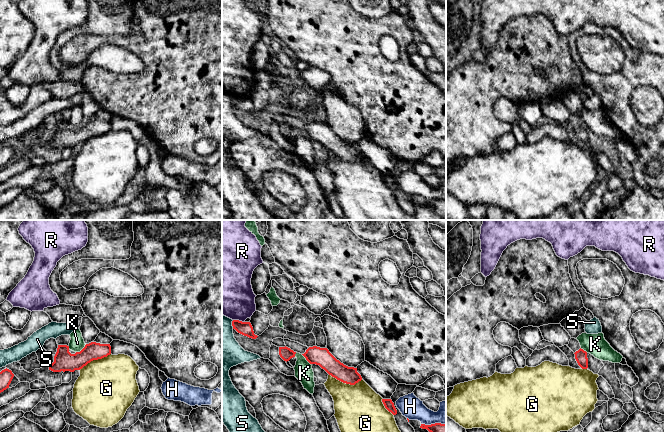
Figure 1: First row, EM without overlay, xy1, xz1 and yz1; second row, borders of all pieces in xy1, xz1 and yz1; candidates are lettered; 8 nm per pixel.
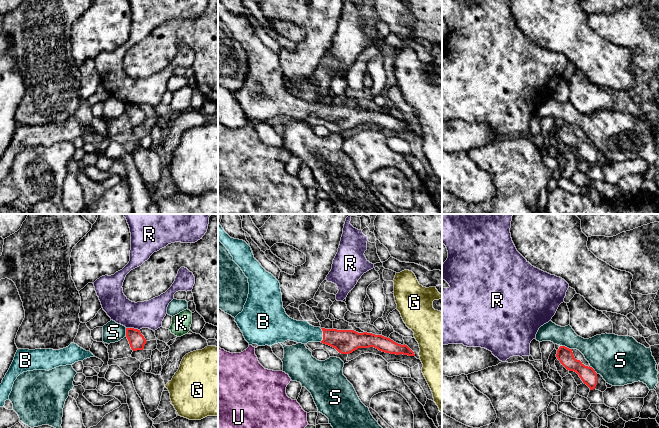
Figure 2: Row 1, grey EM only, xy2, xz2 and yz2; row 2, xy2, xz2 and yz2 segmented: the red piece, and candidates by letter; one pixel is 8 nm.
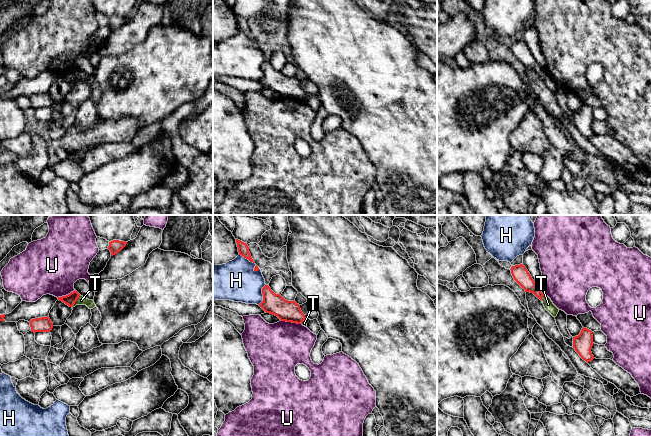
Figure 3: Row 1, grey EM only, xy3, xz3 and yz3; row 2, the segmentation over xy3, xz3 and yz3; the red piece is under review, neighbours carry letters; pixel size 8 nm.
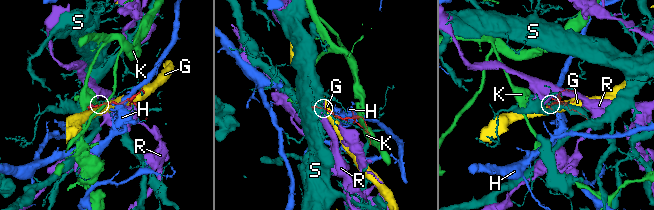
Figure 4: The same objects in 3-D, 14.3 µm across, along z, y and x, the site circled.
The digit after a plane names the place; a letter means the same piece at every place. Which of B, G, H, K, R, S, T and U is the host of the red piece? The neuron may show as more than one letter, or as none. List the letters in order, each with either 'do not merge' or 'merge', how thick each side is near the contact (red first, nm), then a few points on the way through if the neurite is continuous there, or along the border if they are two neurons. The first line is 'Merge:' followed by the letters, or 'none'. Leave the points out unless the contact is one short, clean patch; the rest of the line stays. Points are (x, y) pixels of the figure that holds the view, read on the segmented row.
Merge: B
B: merge | 190/180 nm | across xz2 (344, 341), (323, 335), (302, 332)
G: do not merge | 140/380 nm
H: do not merge | 170/320 nm
K: do not merge | 160/120 nm | along xy1 (86, 344), (76, 352)
R: do not merge | 130/220 nm | along xy2 (126, 327), (139, 330)
S: do not merge | 130/220 nm
T: do not merge | 90/70 nm | along xy3 (80, 295), (72, 307)
U: do not merge | 170/400 nm

